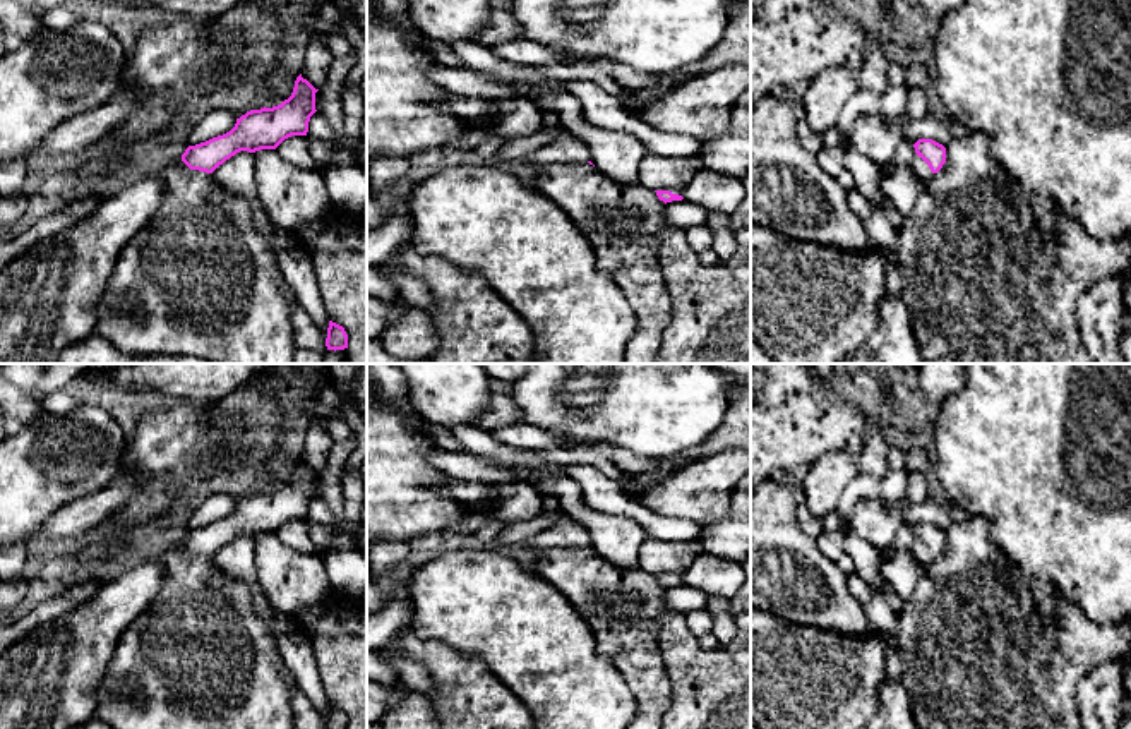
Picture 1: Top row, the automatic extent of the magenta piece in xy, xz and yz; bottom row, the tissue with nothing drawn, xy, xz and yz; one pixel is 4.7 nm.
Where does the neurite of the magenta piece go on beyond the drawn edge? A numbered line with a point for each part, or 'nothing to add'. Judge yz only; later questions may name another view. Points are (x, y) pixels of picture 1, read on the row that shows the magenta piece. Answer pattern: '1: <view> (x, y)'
1: yz (921, 168)

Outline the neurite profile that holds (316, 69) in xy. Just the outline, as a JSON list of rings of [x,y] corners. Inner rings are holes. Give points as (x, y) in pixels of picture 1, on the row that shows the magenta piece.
[[[315,39],[307,46],[307,57],[302,70],[302,77],[307,79],[315,89],[320,89],[329,75],[332,55],[329,48]]]

